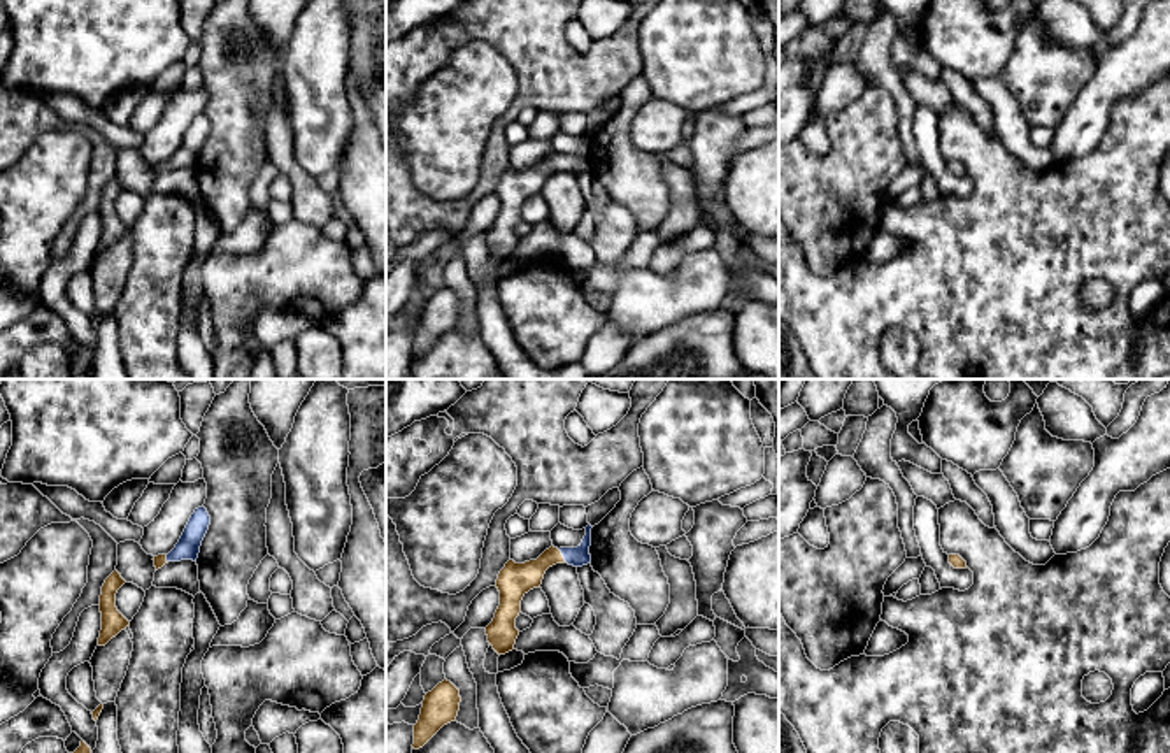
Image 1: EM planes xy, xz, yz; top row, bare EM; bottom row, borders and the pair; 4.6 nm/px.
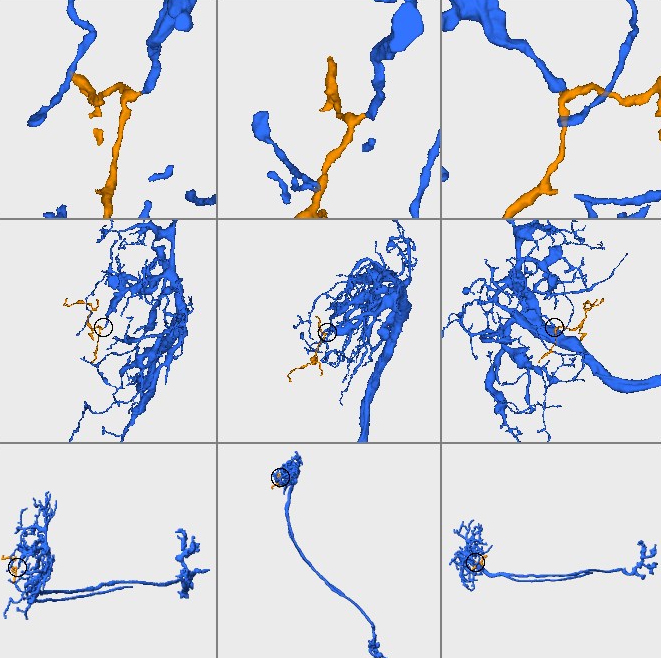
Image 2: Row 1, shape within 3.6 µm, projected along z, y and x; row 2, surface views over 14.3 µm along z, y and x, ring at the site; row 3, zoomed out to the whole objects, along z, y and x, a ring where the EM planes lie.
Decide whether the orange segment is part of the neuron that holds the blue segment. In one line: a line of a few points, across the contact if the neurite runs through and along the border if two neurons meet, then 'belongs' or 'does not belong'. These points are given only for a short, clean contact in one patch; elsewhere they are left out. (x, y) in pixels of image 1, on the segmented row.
line xz (577, 557), (563, 557), (549, 557), (514, 580); belongs

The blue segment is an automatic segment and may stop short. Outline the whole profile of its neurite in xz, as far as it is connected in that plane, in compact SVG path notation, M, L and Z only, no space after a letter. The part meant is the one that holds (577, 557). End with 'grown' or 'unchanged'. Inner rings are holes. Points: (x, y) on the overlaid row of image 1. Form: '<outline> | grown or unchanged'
M591 525L586 527L586 535L577 548L554 548L546 549L537 560L516 563L509 560L500 570L496 588L500 592L500 606L493 621L486 627L488 642L498 655L505 655L514 649L519 630L516 628L516 618L521 613L523 597L540 588L544 574L556 563L568 563L582 567L591 563Z | grown

